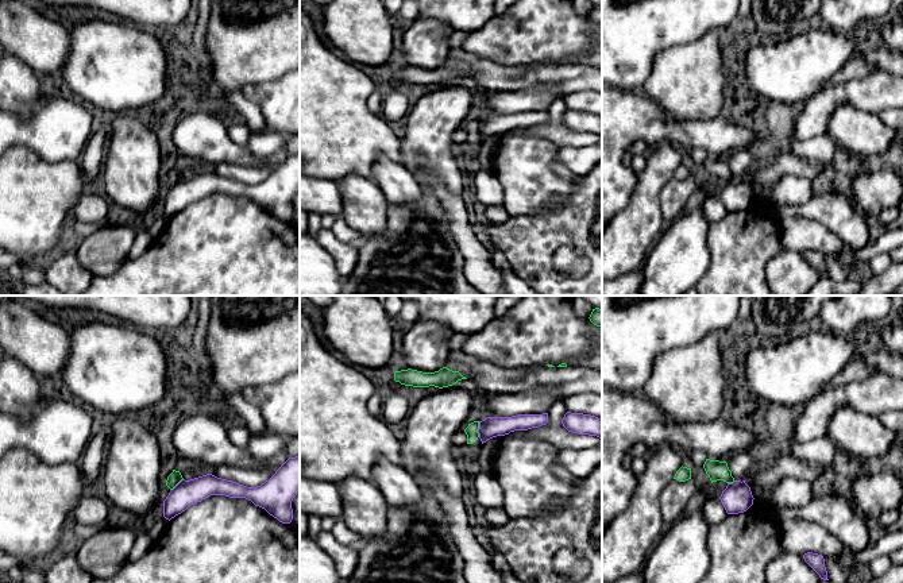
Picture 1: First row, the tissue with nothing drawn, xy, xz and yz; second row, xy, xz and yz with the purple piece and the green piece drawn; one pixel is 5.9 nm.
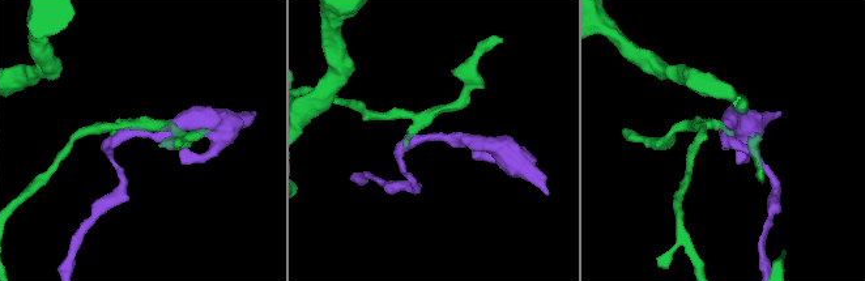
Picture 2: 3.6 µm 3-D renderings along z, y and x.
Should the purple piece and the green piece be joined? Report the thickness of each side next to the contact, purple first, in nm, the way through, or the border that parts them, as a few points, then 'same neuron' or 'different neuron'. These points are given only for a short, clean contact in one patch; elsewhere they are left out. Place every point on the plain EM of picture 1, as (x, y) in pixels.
130/80 nm | along xz (479, 119), (478, 134) | different neuron

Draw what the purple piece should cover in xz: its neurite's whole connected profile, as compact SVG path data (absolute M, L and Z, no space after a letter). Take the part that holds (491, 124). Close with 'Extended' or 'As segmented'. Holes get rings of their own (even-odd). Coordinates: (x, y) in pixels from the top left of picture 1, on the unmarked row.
M548 111L543 112L517 112L512 115L487 115L479 119L479 136L483 140L487 138L505 134L514 128L528 128L539 126L548 120Z. As segmented

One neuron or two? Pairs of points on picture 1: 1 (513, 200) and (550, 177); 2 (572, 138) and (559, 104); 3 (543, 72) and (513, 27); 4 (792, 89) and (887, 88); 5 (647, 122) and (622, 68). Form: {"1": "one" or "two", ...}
{"1": "one", "2": "one", "3": "two", "4": "two", "5": "two"}

